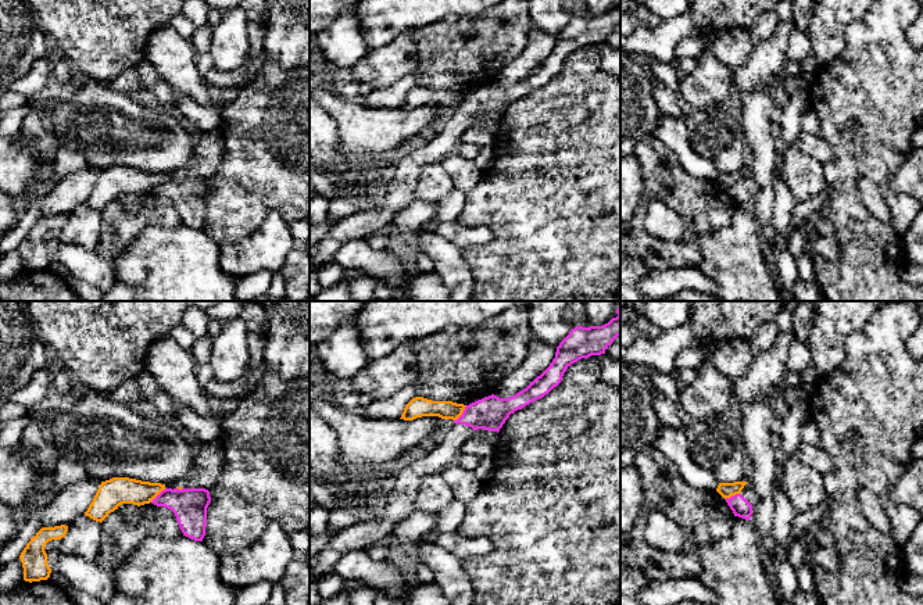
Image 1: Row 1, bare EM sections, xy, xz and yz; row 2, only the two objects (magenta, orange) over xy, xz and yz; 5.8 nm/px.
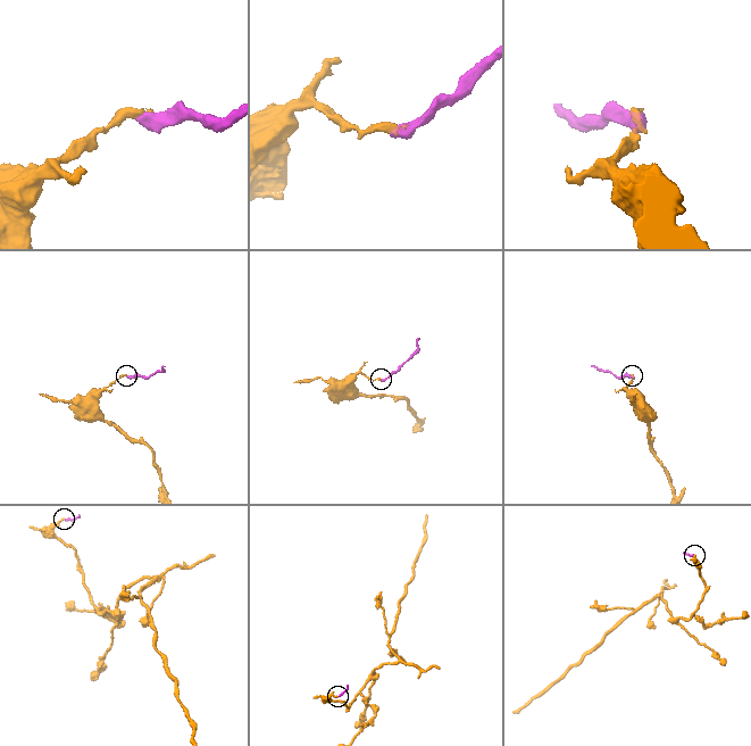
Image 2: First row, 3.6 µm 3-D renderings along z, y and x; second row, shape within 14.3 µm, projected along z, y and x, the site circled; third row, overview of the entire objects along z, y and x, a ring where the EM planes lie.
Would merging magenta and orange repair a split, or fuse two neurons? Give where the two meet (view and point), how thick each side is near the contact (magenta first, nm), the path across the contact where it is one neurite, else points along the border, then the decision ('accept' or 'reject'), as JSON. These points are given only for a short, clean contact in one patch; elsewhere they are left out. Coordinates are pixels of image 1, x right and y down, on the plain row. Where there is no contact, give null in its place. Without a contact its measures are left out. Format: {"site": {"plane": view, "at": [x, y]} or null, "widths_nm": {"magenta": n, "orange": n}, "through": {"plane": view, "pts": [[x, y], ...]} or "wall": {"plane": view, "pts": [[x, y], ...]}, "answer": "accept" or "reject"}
{"site": {"plane": "xz", "at": [462, 103]}, "widths_nm": {"magenta": 190, "orange": 110}, "wall": {"plane": "xz", "pts": [[467, 95], [454, 110]]}, "answer": "reject"}

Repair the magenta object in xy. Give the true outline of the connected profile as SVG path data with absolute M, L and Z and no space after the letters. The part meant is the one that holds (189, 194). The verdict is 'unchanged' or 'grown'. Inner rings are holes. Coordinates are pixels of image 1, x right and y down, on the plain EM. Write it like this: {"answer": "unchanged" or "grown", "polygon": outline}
{"answer": "unchanged", "polygon": "M165 178L151 193L171 198L183 225L203 230L207 215L207 197L211 191L205 178Z"}

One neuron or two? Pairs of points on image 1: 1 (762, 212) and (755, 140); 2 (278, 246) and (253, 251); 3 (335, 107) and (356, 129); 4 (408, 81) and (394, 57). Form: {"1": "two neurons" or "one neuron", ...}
{"1": "one neuron", "2": "one neuron", "3": "one neuron", "4": "two neurons"}

